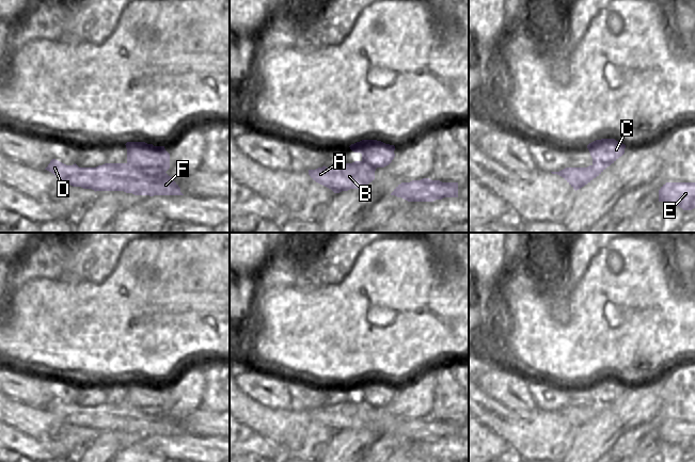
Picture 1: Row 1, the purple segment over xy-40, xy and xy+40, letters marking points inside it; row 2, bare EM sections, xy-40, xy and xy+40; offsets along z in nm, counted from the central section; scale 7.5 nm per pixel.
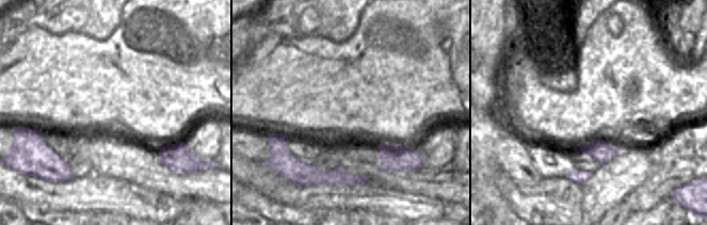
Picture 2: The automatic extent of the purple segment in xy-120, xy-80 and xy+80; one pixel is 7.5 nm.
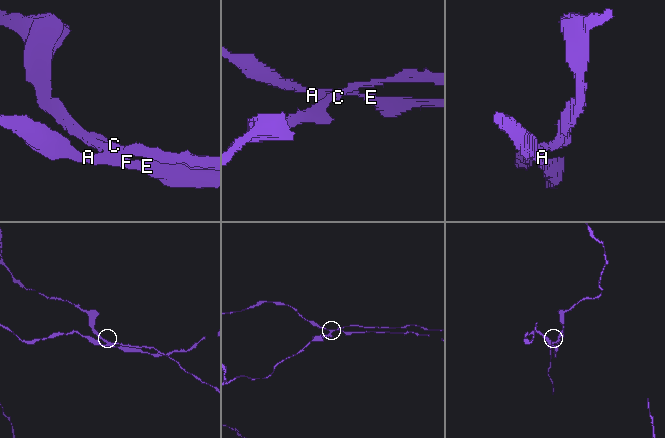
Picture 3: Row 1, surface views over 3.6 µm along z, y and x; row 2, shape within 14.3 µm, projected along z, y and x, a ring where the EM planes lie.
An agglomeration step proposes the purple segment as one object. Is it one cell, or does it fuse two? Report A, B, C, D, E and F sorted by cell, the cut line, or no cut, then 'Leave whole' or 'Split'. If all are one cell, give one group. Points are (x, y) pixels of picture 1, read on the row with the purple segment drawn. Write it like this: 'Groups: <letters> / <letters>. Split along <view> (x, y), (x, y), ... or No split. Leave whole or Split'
Groups: A B D E F / C. Split along xy-40 (127, 162), (139, 169), (153, 169), (164, 172). Split.

